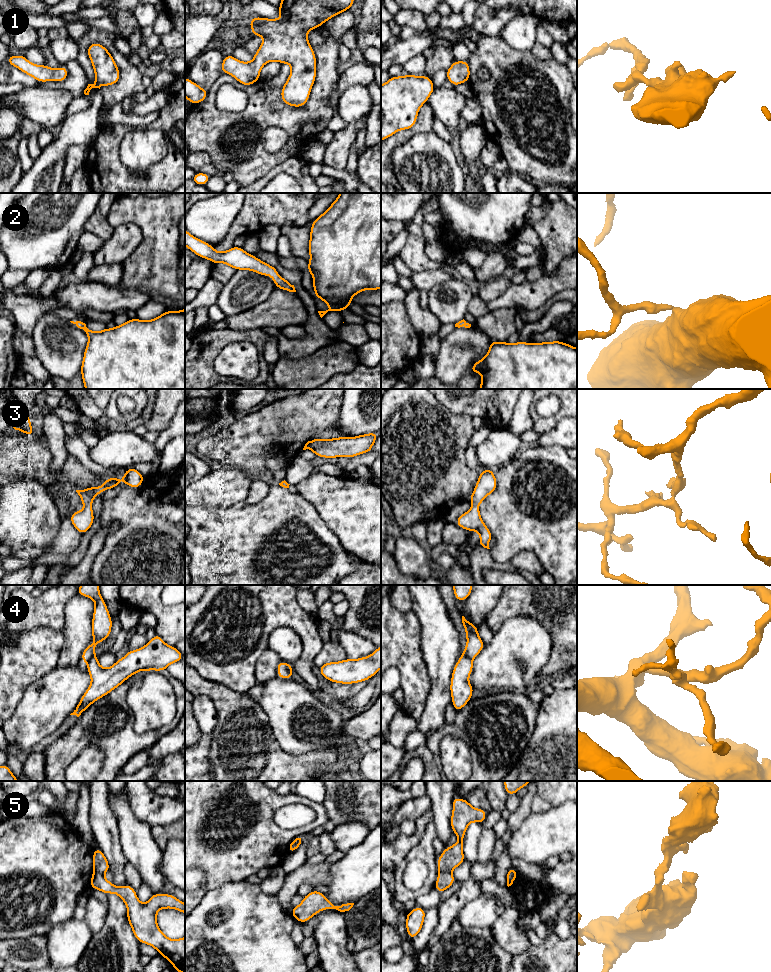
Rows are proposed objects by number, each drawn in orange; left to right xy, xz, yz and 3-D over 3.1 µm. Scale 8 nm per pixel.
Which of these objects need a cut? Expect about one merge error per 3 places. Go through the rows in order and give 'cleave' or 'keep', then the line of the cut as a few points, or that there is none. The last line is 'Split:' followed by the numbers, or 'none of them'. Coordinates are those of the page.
1: keep; no cut
2: keep; no cut
3: keep; no cut
4: cleave; cut in yz along (462, 655), (471, 660)
5: cleave; cut in yz along (450, 871), (439, 874)
Split: 4, 5

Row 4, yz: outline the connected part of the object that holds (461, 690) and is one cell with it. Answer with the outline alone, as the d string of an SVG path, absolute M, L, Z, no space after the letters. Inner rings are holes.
M461 656L454 666L450 692L455 711L461 710L471 699L474 688L469 683L473 670L473 662L466 656Z

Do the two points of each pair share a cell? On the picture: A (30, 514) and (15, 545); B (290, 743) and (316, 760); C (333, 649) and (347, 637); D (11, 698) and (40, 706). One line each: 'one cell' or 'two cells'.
A: one cell
B: two cells
C: two cells
D: two cells

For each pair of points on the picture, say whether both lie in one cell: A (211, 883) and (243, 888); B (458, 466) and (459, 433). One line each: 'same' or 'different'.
A: different
B: same

